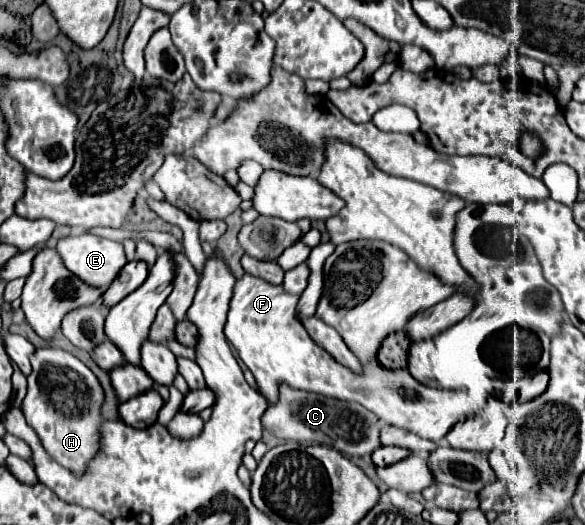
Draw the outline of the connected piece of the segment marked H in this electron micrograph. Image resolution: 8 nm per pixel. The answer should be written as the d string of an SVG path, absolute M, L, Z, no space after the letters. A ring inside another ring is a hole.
M59 348L37 350L31 358L33 372L29 374L29 388L23 400L23 414L29 426L37 432L45 452L69 468L73 474L83 476L89 462L99 454L101 440L101 406L105 392L97 376L73 354Z

